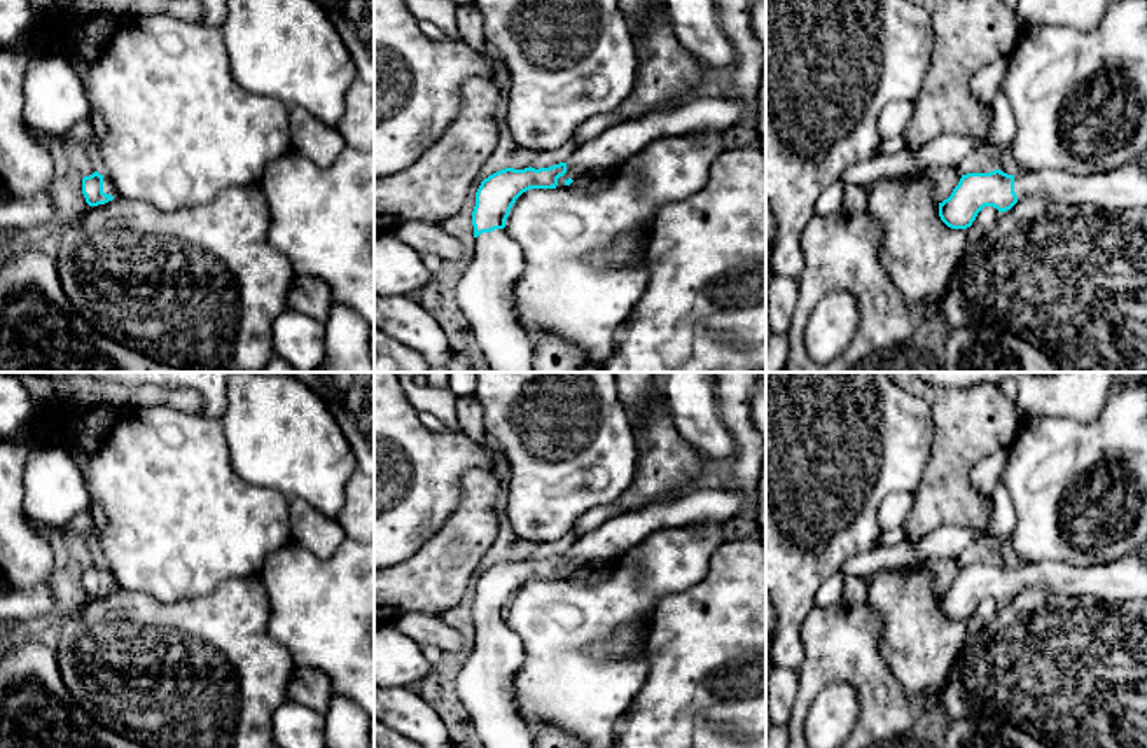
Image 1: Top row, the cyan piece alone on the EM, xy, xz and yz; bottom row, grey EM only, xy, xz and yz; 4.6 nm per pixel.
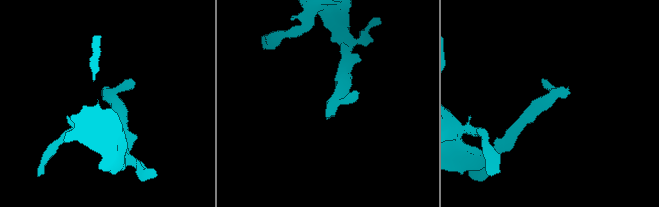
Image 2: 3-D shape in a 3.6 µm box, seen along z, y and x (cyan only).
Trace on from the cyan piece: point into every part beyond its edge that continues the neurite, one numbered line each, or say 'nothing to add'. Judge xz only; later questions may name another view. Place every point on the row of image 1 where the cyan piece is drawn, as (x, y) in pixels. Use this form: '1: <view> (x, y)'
1: xz (485, 292)

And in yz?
1: yz (1125, 187)

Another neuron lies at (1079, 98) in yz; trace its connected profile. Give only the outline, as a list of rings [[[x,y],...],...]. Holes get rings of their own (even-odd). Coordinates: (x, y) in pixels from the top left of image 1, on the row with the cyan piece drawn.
[[[1110,0],[1091,31],[1068,26],[1021,28],[1000,87],[1018,128],[1005,150],[1019,173],[1060,170],[1096,175],[1135,163],[1147,150],[1147,0]]]

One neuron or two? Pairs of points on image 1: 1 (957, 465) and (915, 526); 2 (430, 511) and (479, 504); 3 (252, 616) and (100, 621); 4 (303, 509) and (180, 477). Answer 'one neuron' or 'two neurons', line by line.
1: one neuron
2: two neurons
3: one neuron
4: two neurons

